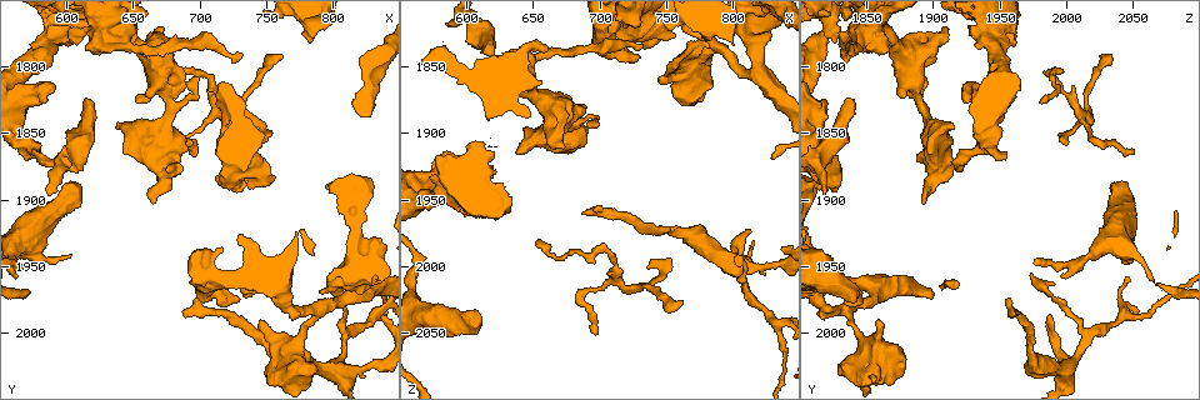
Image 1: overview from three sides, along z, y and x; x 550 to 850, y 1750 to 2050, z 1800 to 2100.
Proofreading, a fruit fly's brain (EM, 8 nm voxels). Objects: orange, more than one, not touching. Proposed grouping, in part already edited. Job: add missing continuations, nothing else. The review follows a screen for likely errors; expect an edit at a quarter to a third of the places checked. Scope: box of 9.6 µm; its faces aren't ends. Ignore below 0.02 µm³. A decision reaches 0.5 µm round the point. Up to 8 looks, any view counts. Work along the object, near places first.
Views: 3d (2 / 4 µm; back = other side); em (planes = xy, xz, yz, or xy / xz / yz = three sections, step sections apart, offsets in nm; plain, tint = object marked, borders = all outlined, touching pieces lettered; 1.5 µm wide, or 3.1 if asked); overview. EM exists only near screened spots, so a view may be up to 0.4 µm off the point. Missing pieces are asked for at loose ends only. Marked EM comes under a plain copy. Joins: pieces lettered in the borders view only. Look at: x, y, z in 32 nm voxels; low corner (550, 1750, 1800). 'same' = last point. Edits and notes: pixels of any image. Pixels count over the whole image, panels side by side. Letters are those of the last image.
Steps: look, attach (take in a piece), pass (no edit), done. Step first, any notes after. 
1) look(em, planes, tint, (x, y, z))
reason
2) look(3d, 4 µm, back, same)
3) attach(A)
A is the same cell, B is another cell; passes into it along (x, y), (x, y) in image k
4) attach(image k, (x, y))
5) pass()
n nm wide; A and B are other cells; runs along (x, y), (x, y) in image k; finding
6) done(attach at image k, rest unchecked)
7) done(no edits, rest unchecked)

look(em, planes, borders, (638, 1846, 1916))
an open end

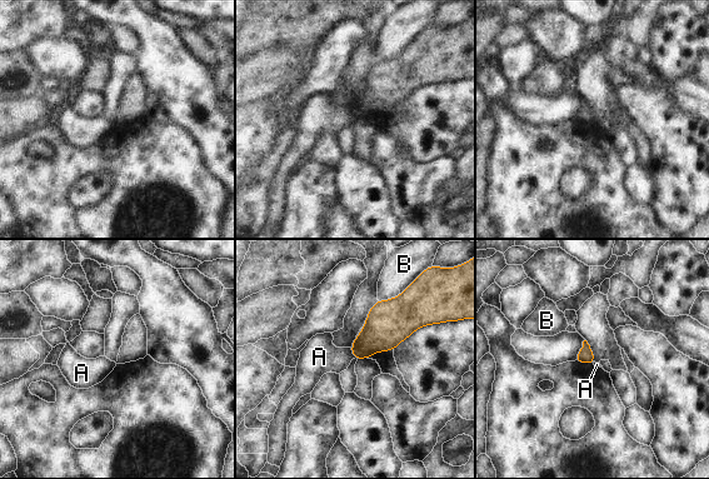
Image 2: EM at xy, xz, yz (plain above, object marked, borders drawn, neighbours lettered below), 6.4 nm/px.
pass()
B touches over 200 nm; A and B are other cells; no lettered piece goes on from it

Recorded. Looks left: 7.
look(em, planes, borders, (676, 1780, 1888))
branch stops here

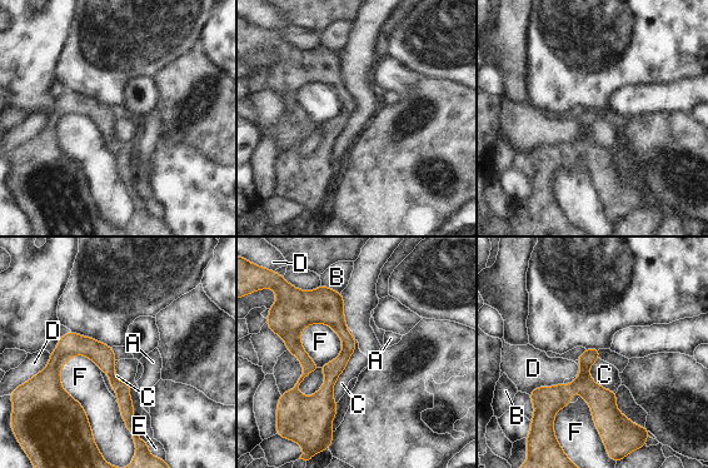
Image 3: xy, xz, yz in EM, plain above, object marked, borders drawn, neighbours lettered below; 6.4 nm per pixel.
pass()
A, B, C, D, E and F are other cells; border along (357, 340), (335, 382), (335, 402) in image 3; none of them fits

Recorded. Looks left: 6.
look(3d, 4 µm, (612, 1824, 1838))
branch stops here

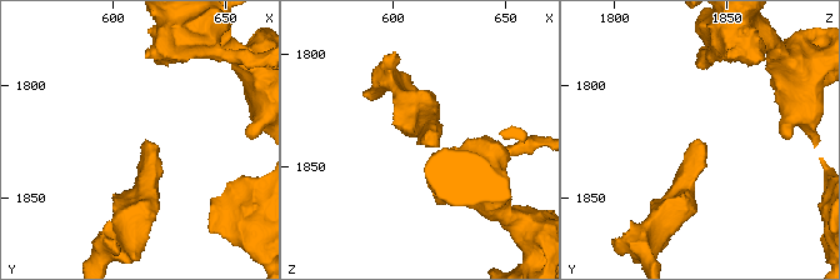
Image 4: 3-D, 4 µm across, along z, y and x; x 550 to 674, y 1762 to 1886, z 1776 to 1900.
look(em, planes, borders, (614, 1826, 1839))

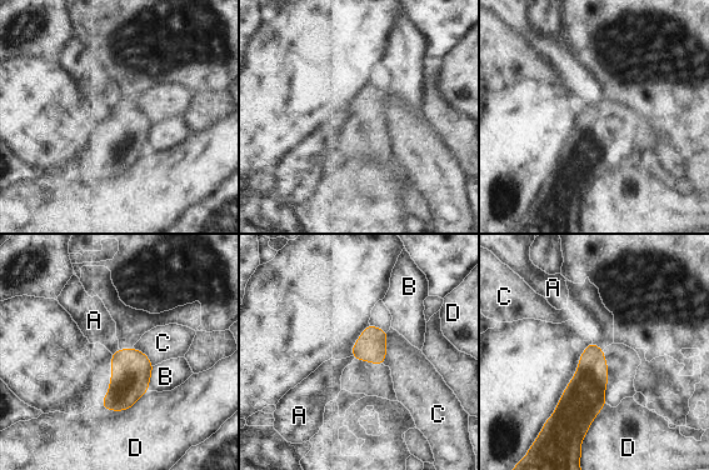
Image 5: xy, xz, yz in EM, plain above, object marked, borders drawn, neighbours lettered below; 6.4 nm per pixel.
pass()
A, B, C and D are other cells; border along (119, 349), (111, 354) in image 5; none of them fits

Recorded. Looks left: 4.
done(no edits, rest unchecked)

